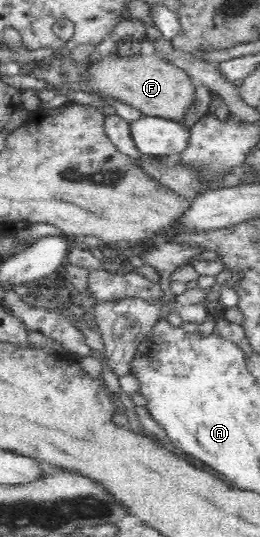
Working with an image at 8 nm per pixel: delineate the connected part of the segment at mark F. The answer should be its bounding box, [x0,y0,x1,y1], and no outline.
[28,55,196,125]

